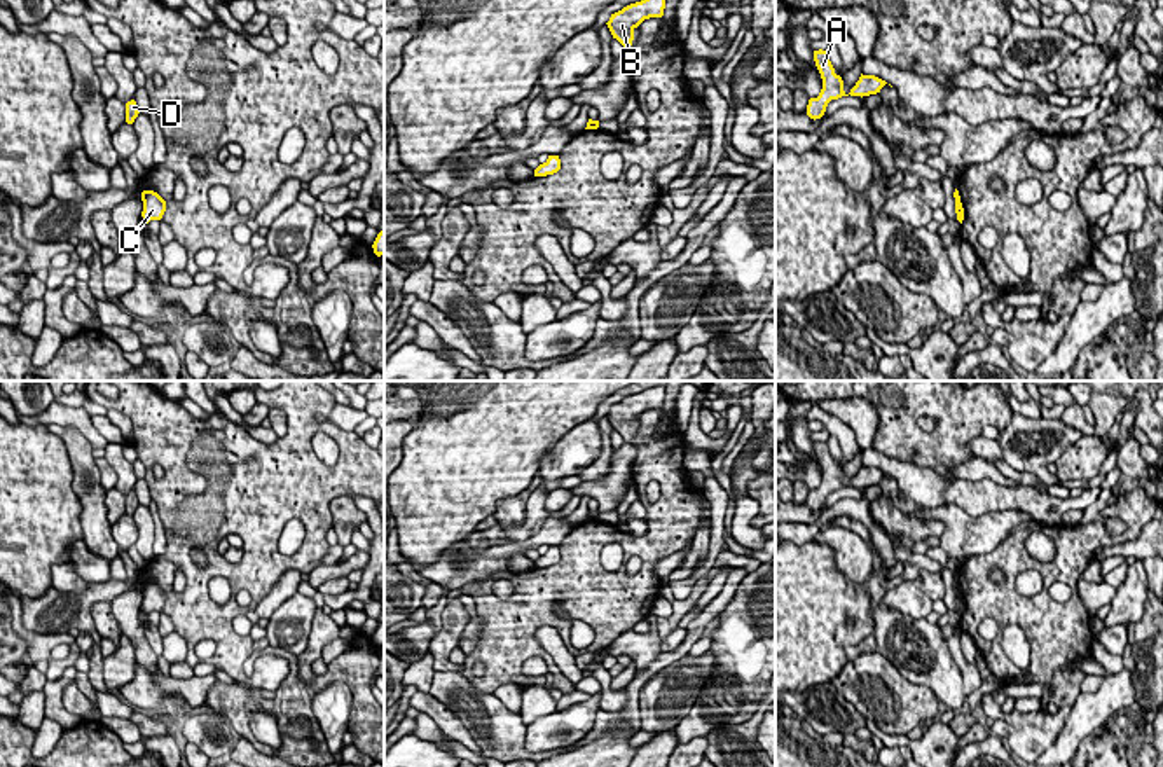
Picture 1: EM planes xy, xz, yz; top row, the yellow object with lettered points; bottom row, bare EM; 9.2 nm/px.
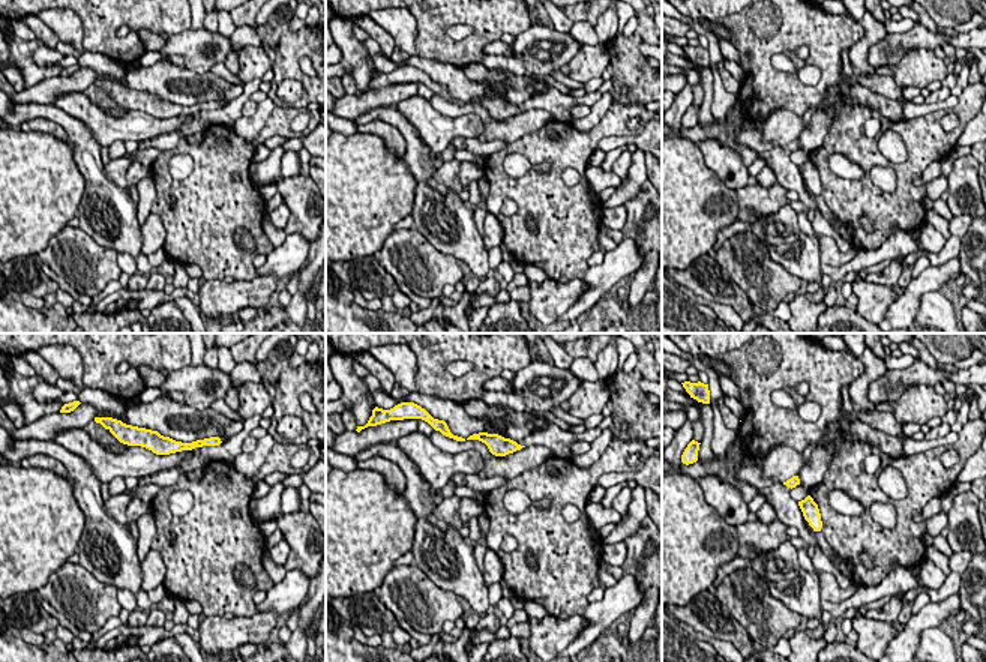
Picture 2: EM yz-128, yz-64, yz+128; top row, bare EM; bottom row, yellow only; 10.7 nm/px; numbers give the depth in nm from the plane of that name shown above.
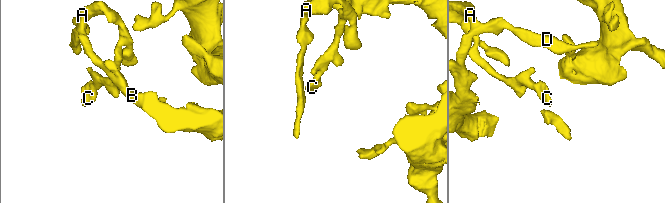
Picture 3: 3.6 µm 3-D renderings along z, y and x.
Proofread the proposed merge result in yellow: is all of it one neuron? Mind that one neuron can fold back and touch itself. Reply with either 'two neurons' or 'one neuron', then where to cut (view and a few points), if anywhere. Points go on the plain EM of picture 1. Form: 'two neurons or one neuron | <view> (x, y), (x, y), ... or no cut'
one neuron | no cut

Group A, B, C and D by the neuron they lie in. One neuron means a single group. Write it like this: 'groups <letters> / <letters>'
groups A B C D

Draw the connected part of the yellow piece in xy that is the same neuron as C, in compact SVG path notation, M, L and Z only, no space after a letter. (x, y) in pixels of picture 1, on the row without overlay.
M154 582L141 584L143 603L141 608L148 615L150 612L161 612L166 603L166 592Z

